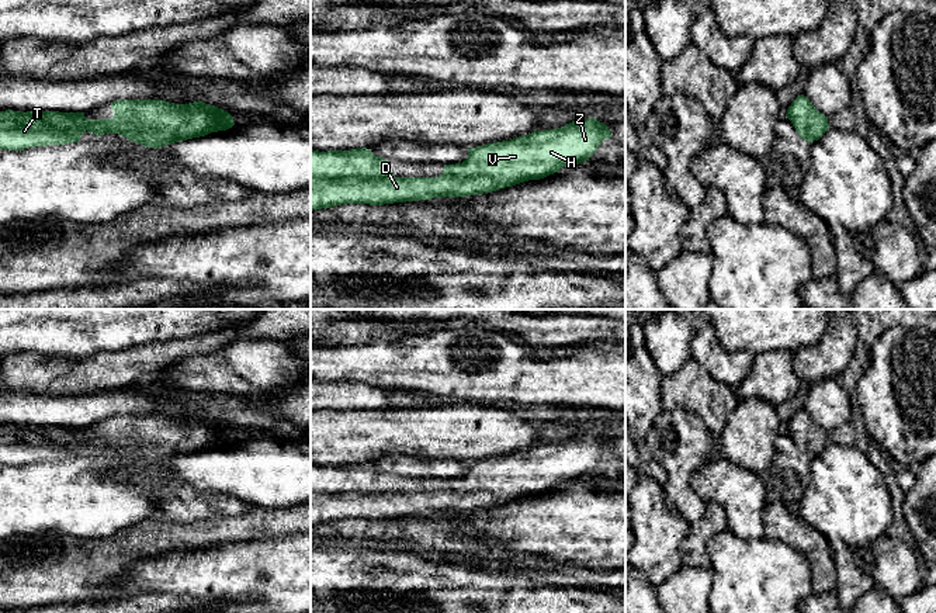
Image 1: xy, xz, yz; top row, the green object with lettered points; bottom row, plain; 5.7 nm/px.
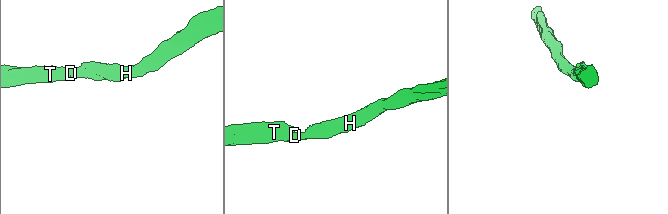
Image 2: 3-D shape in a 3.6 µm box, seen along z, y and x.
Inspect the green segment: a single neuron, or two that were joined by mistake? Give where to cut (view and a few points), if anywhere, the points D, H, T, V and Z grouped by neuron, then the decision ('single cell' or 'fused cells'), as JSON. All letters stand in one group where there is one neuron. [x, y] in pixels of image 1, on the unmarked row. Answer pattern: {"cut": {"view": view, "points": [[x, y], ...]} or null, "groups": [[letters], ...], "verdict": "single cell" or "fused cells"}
{"cut": null, "groups": [["D", "H", "T", "V", "Z"]], "verdict": "single cell"}

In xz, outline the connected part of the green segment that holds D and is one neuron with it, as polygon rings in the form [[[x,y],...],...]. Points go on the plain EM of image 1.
[[[596,433],[575,434],[561,443],[534,446],[510,456],[471,463],[462,478],[444,479],[444,486],[438,492],[395,492],[388,475],[375,471],[367,463],[327,467],[311,464],[311,526],[342,519],[384,520],[492,508],[528,495],[540,495],[562,482],[586,477],[609,453],[609,441]]]

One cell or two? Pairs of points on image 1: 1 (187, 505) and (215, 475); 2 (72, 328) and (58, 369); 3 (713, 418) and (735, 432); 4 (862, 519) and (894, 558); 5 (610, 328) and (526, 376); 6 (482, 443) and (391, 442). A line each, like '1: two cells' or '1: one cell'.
1: two cells
2: two cells
3: two cells
4: two cells
5: two cells
6: one cell

